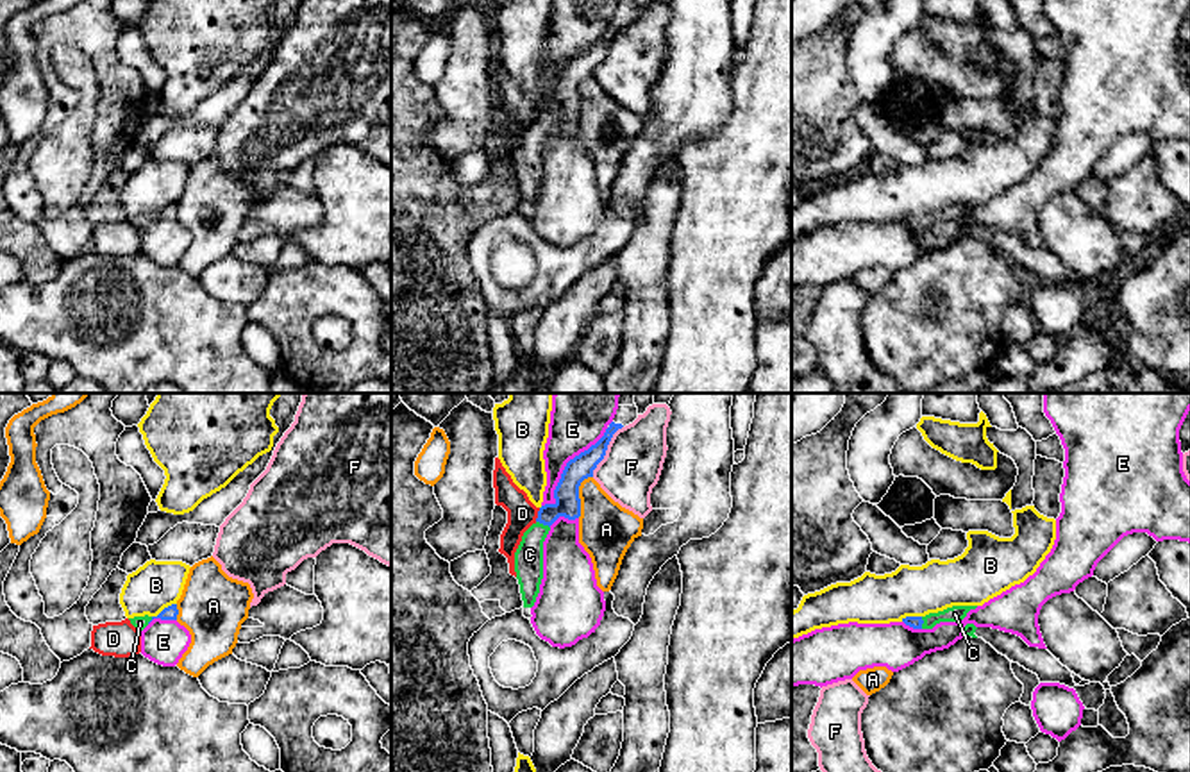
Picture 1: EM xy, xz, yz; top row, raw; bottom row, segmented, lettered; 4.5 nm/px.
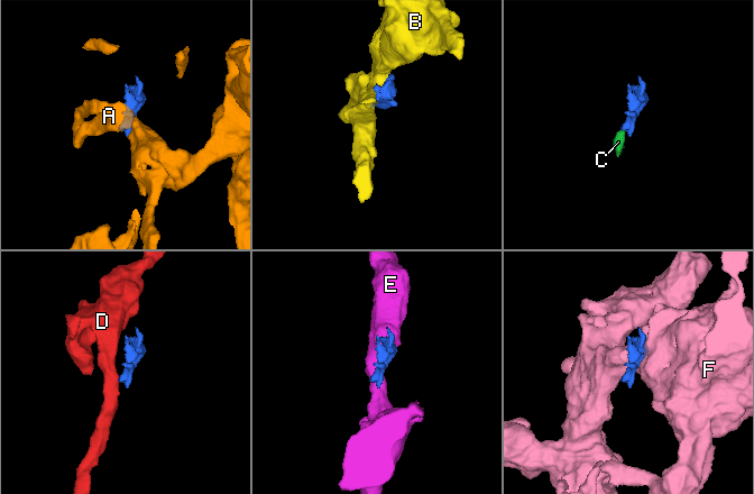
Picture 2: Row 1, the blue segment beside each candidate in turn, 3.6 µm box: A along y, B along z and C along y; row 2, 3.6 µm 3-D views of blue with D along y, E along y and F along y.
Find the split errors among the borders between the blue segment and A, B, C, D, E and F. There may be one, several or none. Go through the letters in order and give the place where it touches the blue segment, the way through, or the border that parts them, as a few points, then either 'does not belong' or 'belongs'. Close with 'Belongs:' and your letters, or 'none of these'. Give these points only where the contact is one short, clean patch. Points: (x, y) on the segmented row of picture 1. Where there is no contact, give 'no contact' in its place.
A: contact xz (578, 495); border xz (592, 476), (579, 486), (578, 517); does not belong
B: contact xy (165, 608); does not belong
C: contact xz (544, 524); way xz (567, 504), (544, 524), (533, 538), (529, 554); belongs
D: contact xz (538, 515); border xz (540, 508), (535, 520); does not belong
E: contact xz (565, 467); does not belong
F: contact xz (606, 449); does not belong
Belongs: C

